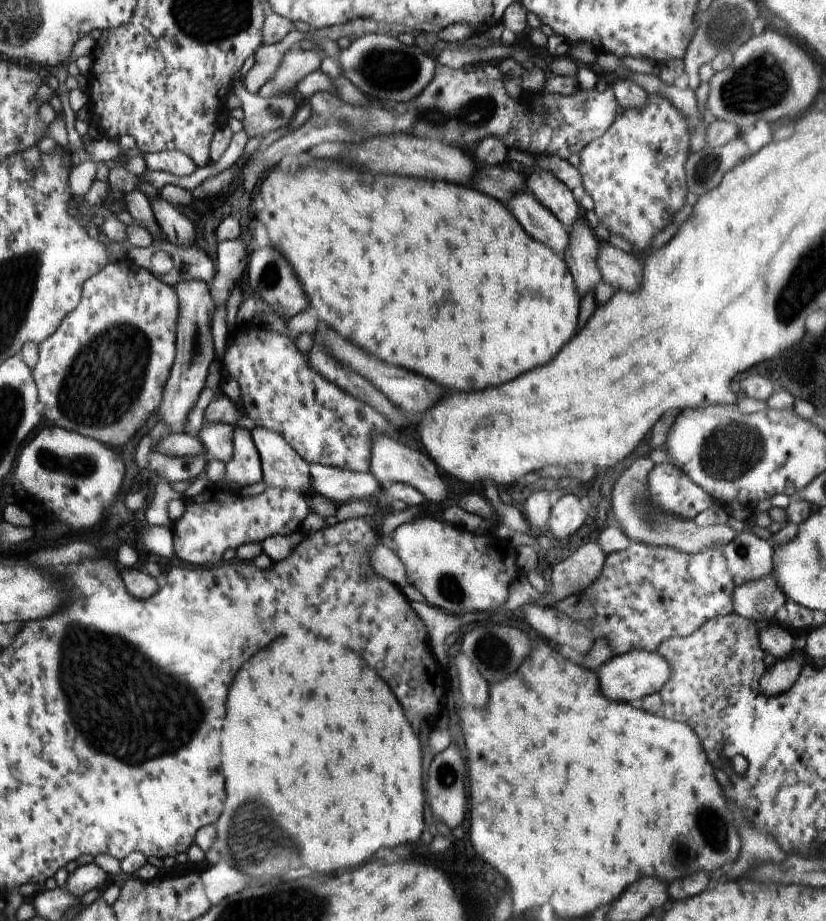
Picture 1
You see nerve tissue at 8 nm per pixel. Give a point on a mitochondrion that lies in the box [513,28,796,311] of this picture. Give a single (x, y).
(746, 92)

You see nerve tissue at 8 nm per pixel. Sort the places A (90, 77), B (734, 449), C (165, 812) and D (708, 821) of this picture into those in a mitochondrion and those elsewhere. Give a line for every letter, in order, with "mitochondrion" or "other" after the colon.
A: other
B: mitochondrion
C: other
D: mitochondrion

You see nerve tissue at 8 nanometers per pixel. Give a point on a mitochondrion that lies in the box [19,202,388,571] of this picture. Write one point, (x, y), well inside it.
(95, 392)

